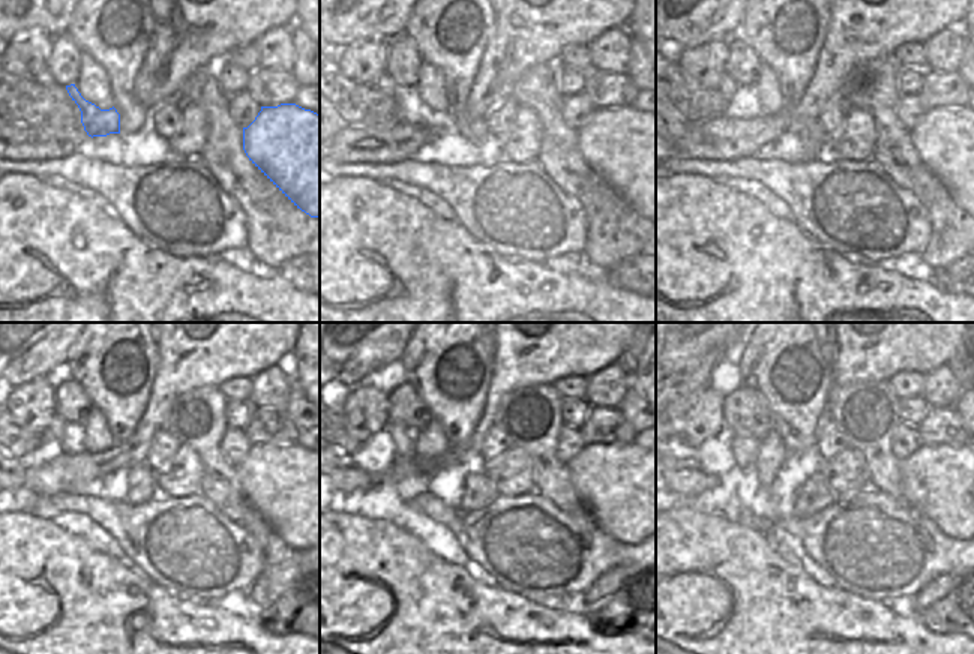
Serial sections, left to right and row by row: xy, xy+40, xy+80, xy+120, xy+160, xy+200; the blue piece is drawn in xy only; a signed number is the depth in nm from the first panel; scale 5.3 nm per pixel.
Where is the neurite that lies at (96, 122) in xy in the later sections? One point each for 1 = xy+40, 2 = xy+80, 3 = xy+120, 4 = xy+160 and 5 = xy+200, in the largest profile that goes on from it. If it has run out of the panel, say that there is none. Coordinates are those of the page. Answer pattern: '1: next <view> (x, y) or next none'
1: next xy+40 (413, 110)
2: next xy+80 (745, 104)
3: next xy+120 (72, 440)
4: next xy+160 (404, 438)
5: next xy+200 (745, 449)

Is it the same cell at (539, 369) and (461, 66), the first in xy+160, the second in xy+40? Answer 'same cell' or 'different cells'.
different cells

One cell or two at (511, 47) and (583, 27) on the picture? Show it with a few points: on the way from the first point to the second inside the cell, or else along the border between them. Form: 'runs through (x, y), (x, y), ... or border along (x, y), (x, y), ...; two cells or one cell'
runs through (529, 32), (533, 27), (565, 27); one cell

